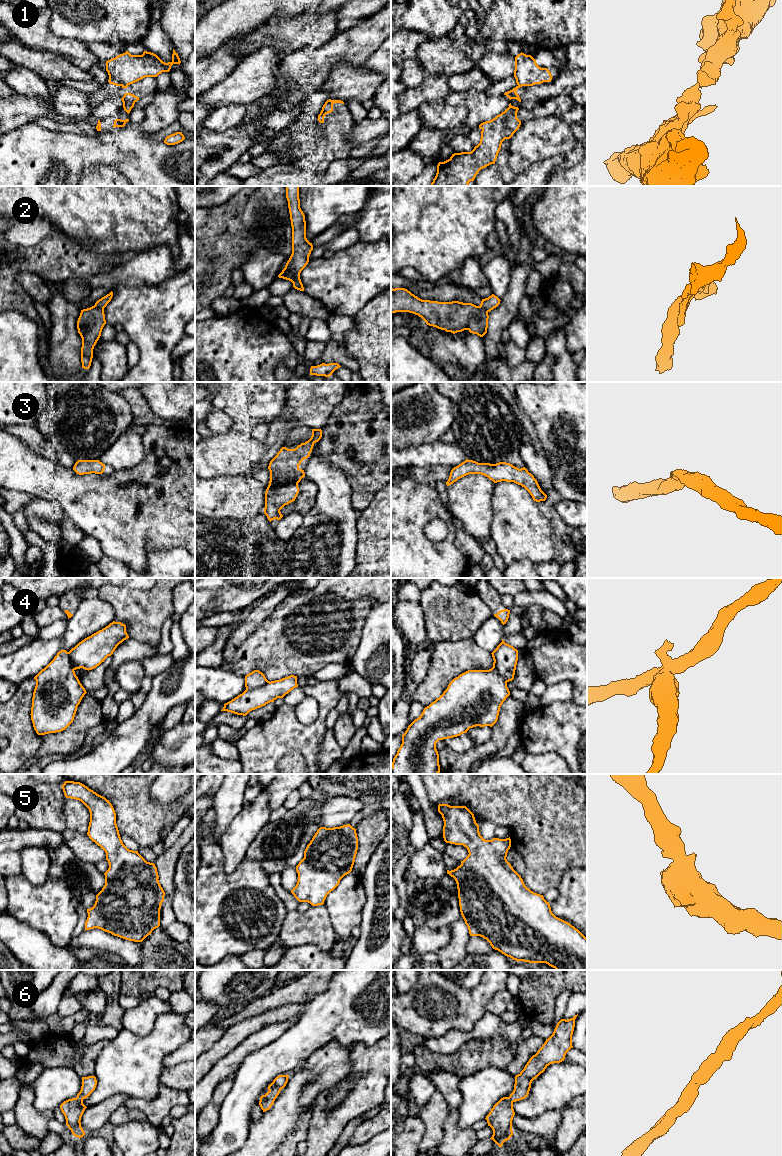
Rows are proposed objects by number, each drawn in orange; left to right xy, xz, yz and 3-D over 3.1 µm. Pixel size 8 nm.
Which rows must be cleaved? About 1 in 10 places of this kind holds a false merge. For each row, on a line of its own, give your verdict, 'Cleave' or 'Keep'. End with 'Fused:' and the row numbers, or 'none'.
1: Cleave
2: Cleave
3: Keep
4: Cleave
5: Keep
6: Keep
Fused: 1, 2, 4

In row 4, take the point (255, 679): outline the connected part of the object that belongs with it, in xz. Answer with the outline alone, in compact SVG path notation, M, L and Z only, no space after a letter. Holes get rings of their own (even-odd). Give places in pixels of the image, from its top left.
M254 670L245 676L245 687L248 689L256 689L266 684L268 680L259 670Z

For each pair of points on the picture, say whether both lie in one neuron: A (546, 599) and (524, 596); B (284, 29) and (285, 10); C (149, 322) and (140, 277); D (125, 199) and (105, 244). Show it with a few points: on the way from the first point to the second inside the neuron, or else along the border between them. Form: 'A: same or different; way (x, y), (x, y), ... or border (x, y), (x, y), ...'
A: same; way (541, 598), (529, 597)
B: different; border (303, 10), (284, 18), (276, 14), (263, 26)
C: different; border (164, 280), (153, 284), (118, 286)
D: same; way (114, 210), (107, 221), (105, 233)

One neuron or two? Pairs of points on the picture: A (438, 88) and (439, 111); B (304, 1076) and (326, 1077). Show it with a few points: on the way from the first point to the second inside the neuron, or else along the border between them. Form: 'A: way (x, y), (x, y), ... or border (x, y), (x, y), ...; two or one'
A: border (442, 101), (424, 102), (417, 110); two
B: border (308, 1069), (313, 1078), (304, 1087), (300, 1096); two

